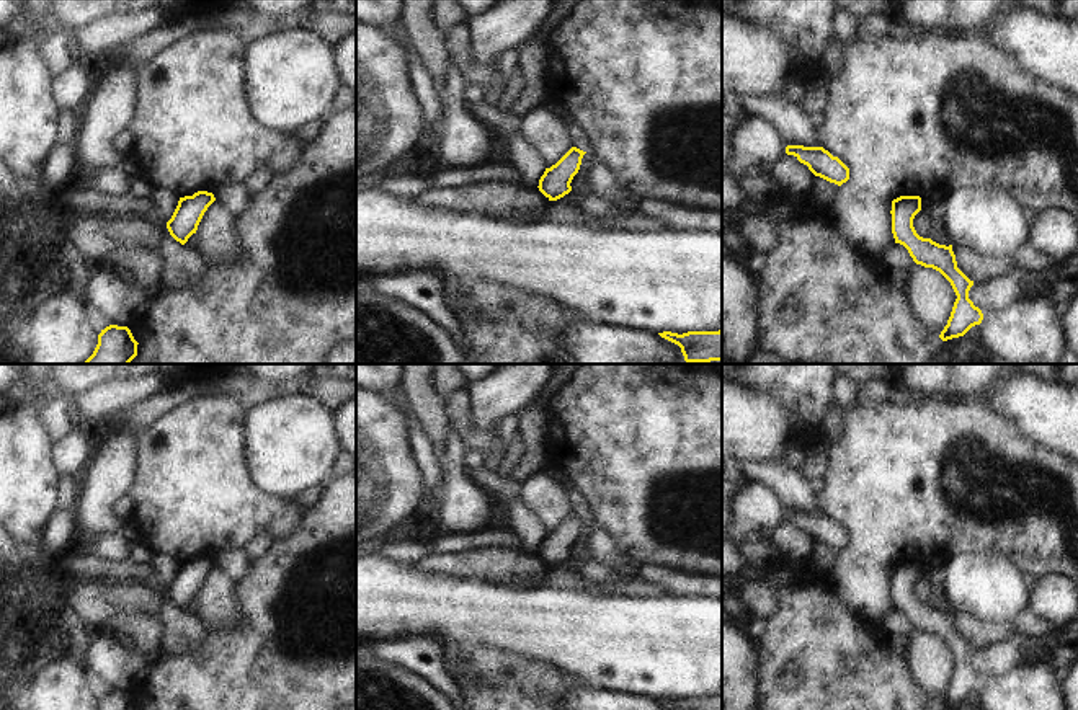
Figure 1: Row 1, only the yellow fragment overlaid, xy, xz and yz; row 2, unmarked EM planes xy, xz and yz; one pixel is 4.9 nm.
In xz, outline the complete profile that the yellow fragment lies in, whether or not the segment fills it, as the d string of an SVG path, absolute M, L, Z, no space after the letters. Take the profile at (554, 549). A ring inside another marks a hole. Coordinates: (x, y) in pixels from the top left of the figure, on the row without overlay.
M572 513L555 530L546 534L537 553L549 566L557 566L572 557L570 548L578 539L585 519Z

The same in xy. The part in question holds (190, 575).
M198 557L193 561L180 563L172 584L167 588L170 601L185 610L188 604L196 599L204 578L214 566L214 560L207 557Z

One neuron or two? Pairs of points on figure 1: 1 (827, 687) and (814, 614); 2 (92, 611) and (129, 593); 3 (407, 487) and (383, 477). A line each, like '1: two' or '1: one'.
1: one
2: one
3: one

